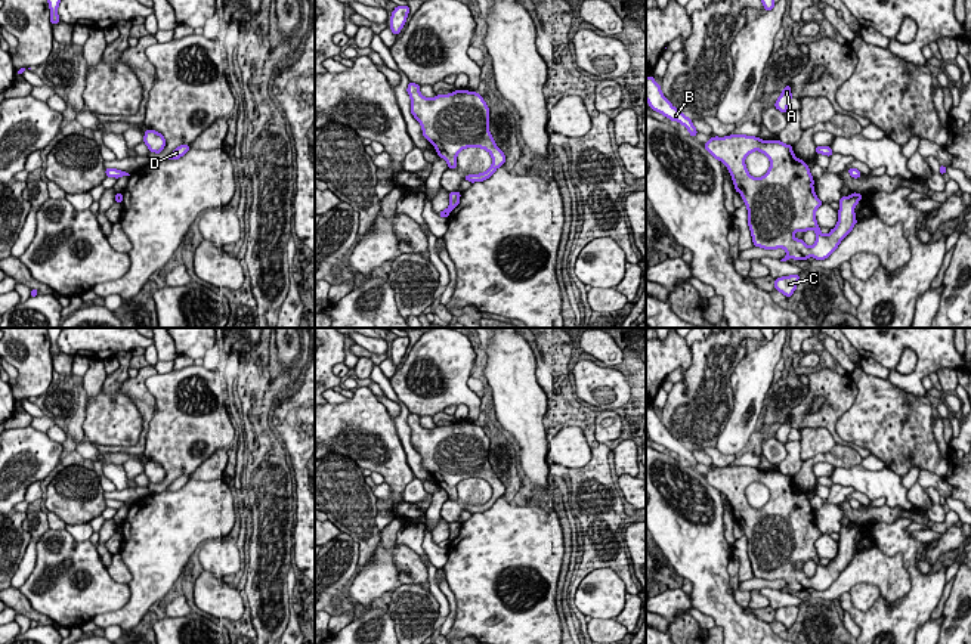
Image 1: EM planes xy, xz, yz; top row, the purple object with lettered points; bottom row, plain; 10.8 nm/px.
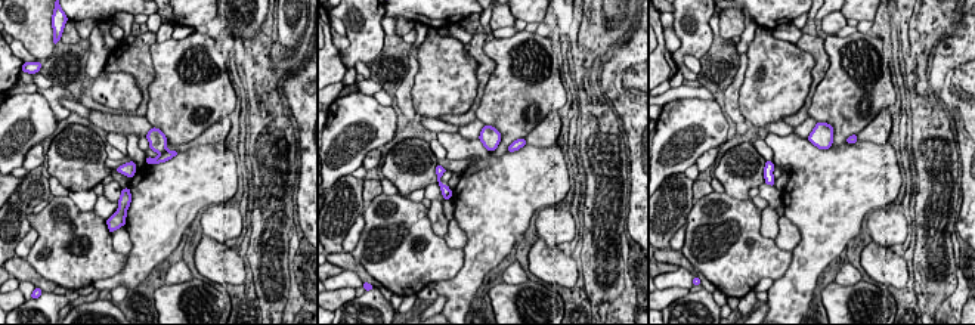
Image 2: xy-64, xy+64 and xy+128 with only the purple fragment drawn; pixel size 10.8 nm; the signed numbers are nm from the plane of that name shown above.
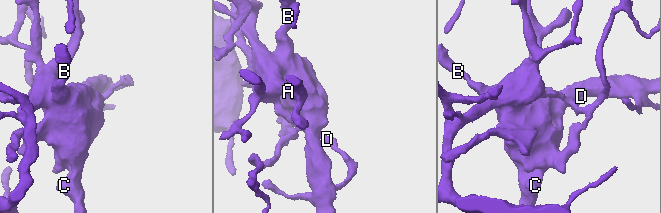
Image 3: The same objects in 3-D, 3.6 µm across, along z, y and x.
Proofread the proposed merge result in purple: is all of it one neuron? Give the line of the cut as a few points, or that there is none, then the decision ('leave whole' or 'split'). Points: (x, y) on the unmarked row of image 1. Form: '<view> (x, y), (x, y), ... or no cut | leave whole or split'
xy (118, 525), (117, 532) | split

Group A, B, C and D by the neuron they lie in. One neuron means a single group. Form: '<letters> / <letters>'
A D / B C

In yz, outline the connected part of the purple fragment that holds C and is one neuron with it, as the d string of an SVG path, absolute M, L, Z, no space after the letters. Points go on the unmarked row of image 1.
M800 606L782 607L774 610L774 620L780 622L782 625L789 629L794 622L797 620L800 612Z

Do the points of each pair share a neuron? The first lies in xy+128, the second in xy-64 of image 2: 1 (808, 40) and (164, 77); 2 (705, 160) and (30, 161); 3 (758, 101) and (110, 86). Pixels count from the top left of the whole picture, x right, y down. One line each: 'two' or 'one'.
1: two
2: one
3: one

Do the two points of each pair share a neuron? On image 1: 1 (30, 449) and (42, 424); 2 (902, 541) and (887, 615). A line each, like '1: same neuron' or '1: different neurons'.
1: different neurons
2: same neuron

